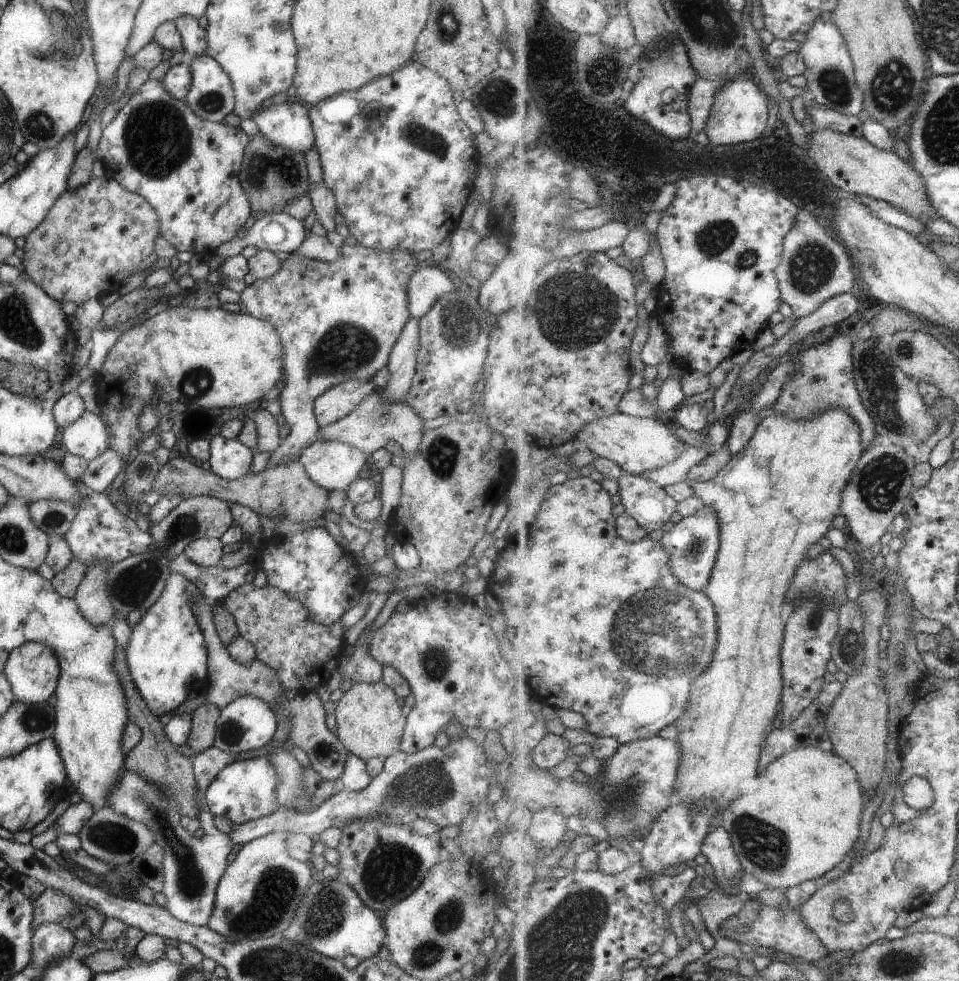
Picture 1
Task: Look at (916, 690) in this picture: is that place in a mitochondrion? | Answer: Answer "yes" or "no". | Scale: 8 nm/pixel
no

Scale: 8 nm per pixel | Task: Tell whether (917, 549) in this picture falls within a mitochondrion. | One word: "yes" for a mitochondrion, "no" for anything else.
no

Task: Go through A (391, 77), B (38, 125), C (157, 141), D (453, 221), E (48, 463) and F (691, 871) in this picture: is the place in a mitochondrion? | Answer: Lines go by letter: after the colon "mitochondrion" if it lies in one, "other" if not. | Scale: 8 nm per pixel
A: other
B: mitochondrion
C: mitochondrion
D: other
E: other
F: other

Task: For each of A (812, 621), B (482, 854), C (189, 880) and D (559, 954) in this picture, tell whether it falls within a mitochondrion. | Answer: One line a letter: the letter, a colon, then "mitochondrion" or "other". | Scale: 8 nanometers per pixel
A: mitochondrion
B: other
C: mitochondrion
D: mitochondrion

